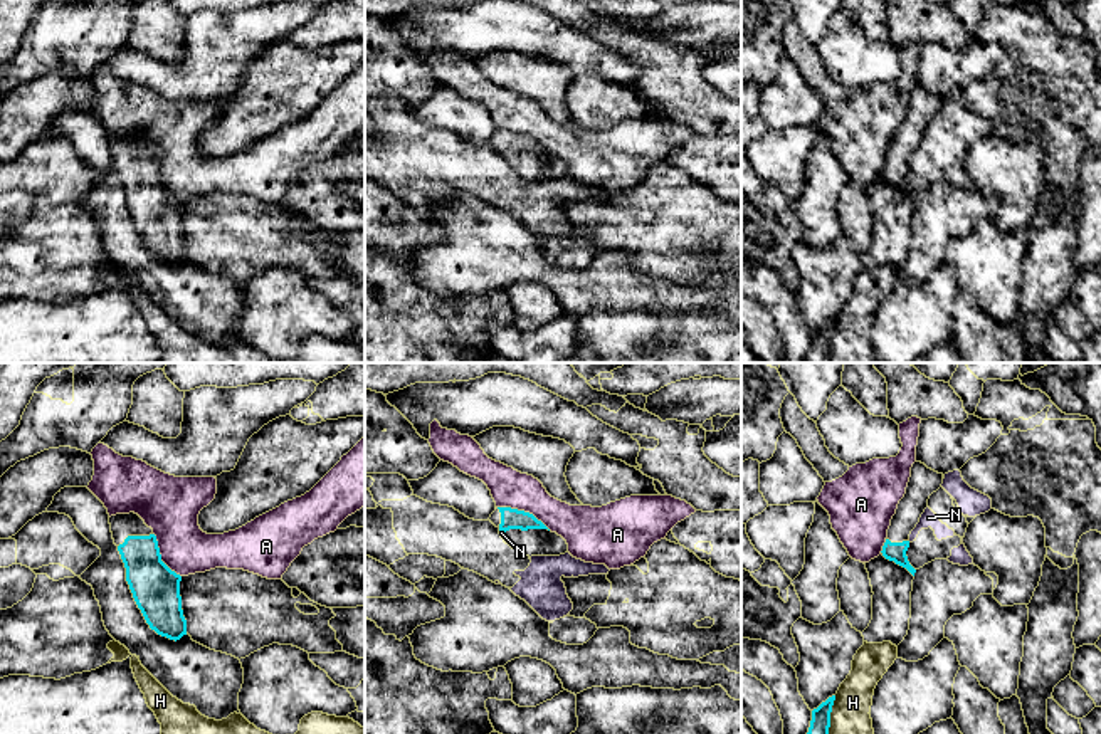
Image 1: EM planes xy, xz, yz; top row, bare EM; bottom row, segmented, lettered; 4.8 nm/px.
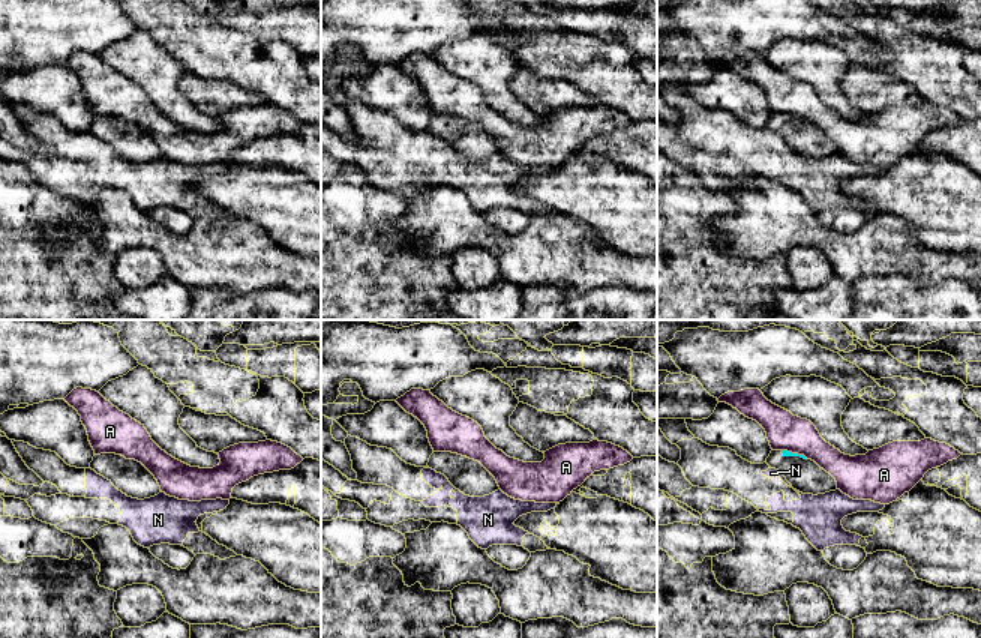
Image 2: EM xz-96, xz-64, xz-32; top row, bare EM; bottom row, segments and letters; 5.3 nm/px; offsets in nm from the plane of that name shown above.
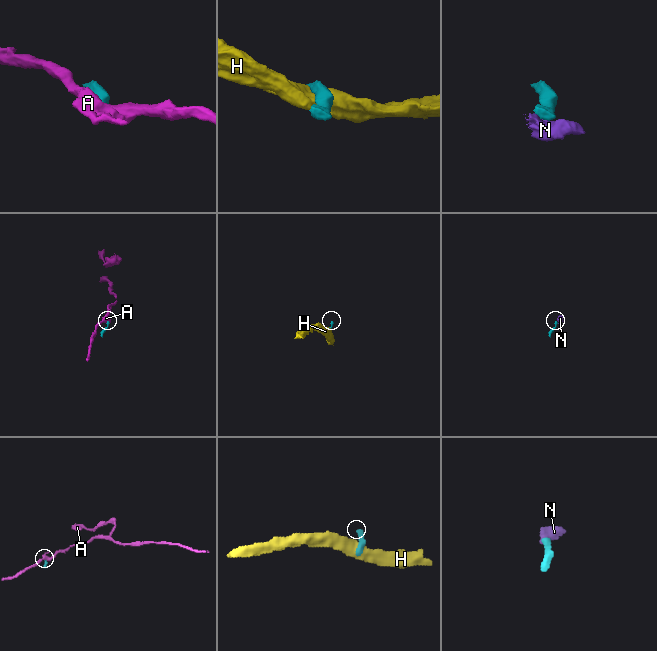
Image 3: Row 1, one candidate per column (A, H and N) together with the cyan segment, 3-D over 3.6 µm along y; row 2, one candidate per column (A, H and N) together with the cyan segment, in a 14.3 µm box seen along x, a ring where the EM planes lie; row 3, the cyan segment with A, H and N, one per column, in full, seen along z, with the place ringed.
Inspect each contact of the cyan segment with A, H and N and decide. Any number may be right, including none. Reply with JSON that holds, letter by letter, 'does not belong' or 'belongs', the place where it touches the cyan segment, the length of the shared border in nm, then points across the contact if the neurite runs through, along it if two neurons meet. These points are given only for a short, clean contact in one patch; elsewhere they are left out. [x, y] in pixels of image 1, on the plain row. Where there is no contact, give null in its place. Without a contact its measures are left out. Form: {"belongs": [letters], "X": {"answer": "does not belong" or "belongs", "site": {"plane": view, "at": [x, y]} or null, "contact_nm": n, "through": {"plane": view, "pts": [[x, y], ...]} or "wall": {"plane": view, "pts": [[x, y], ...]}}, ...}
{"belongs": [], "A": {"answer": "does not belong", "site": {"plane": "xz", "at": [523, 135]}, "contact_nm": 280, "wall": {"plane": "xz", "pts": [[498, 130], [528, 135], [550, 153]]}}, "H": {"answer": "does not belong", "site": {"plane": "yz", "at": [829, 341]}, "contact_nm": 220}, "N": {"answer": "does not belong", "site": {"plane": "xz", "at": [503, 155]}, "contact_nm": 40, "wall": {"plane": "xz", "pts": [[500, 153], [505, 158]]}}}

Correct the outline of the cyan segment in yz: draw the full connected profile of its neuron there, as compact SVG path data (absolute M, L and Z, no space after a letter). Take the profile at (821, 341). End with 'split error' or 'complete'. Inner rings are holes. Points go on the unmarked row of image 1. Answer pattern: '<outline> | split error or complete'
M835 319L829 321L817 333L812 334L812 344L807 363L829 363L830 336Z | complete

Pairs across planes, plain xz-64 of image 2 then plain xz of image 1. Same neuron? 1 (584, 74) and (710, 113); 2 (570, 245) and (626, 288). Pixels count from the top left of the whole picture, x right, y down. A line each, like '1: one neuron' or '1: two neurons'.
1: one neuron
2: one neuron

